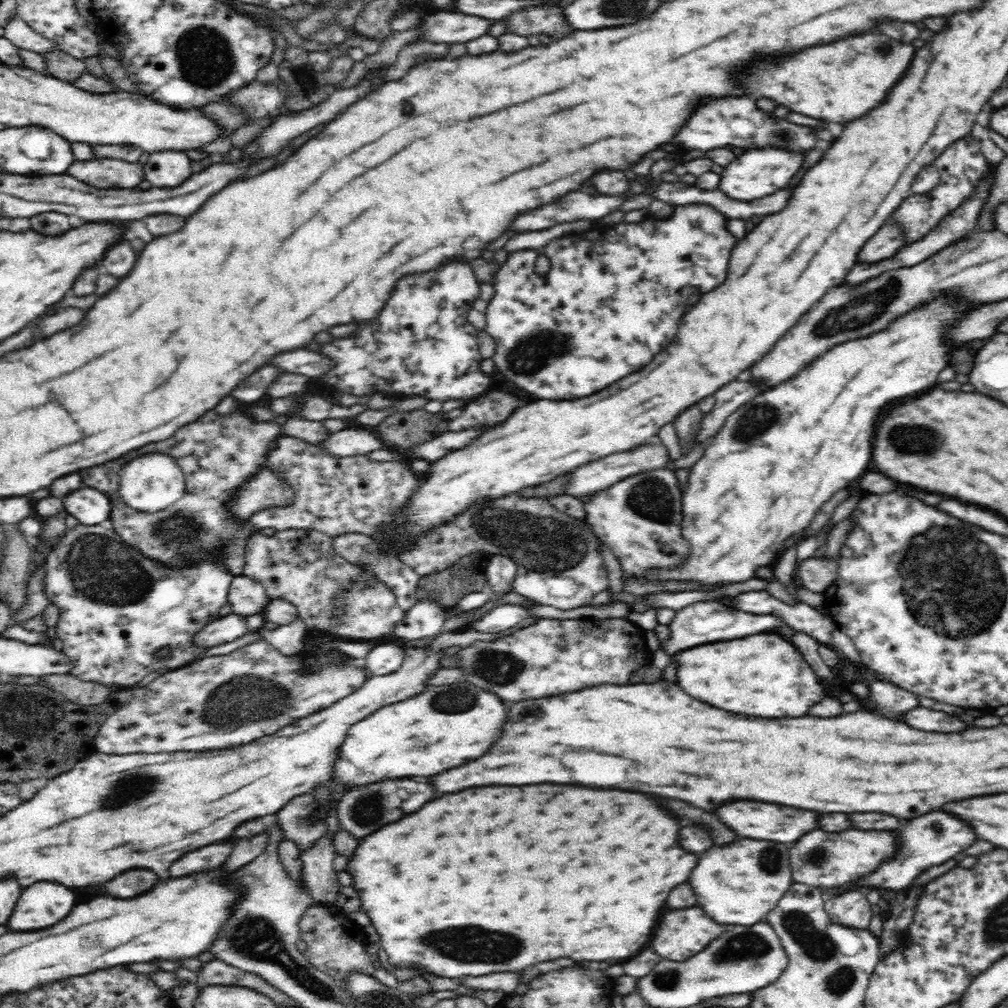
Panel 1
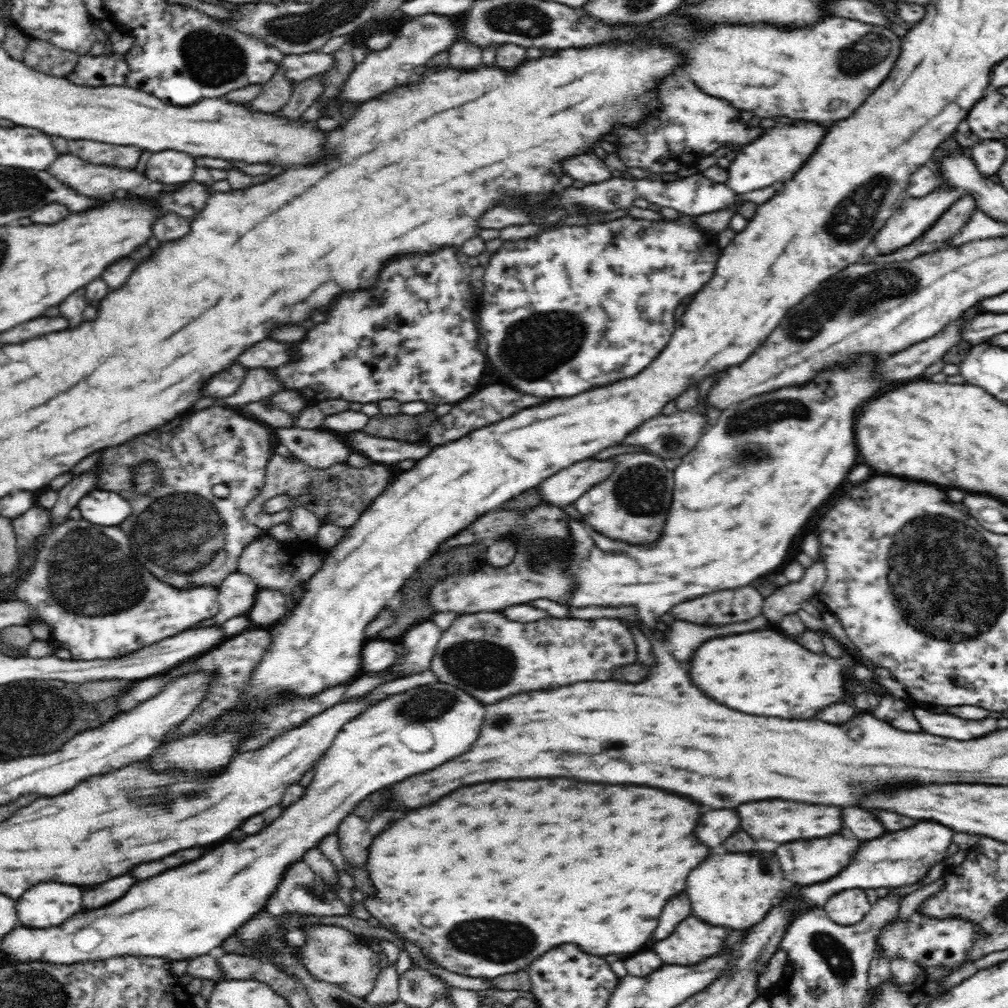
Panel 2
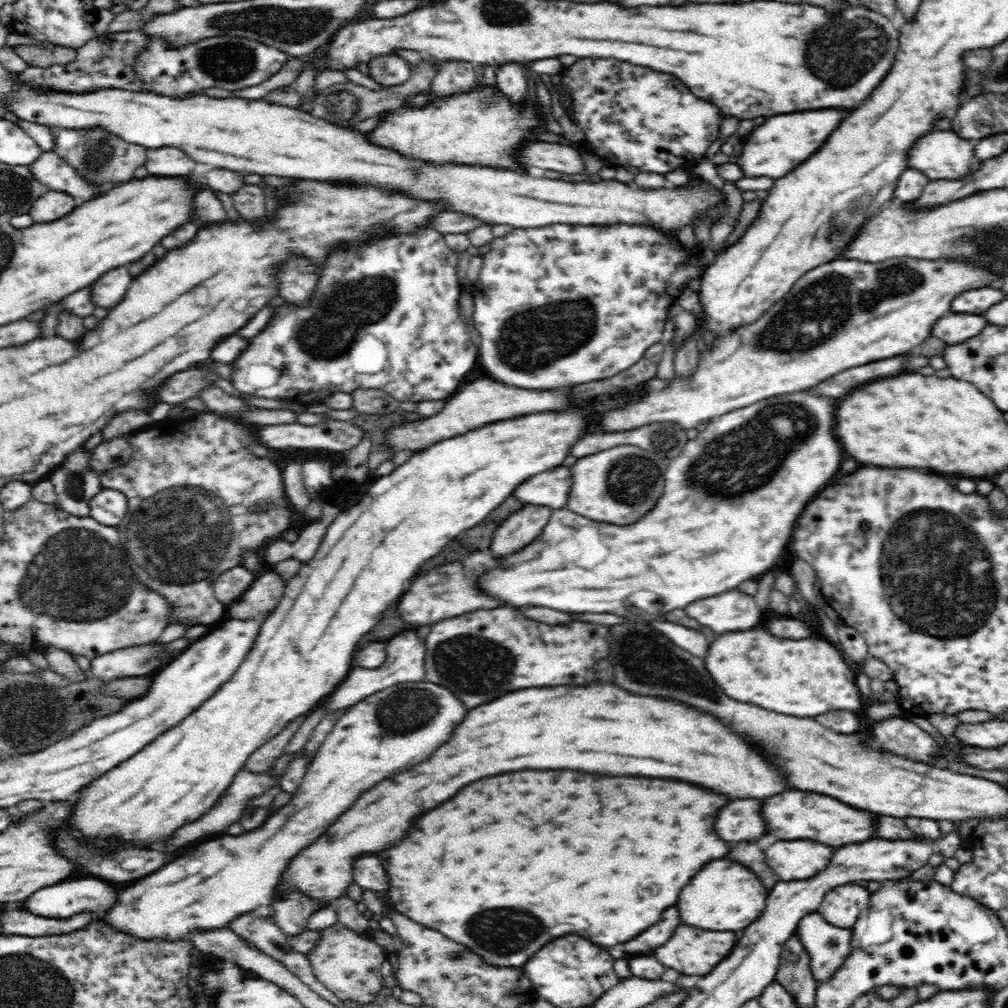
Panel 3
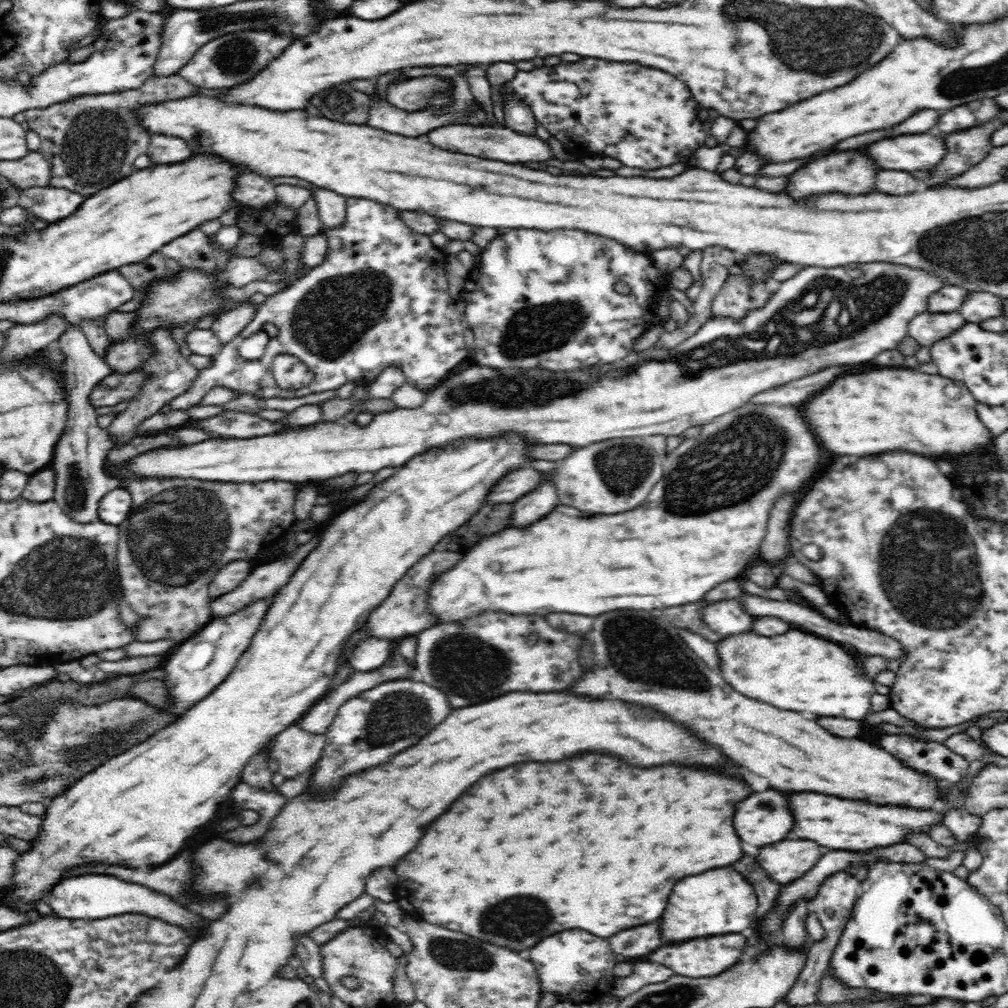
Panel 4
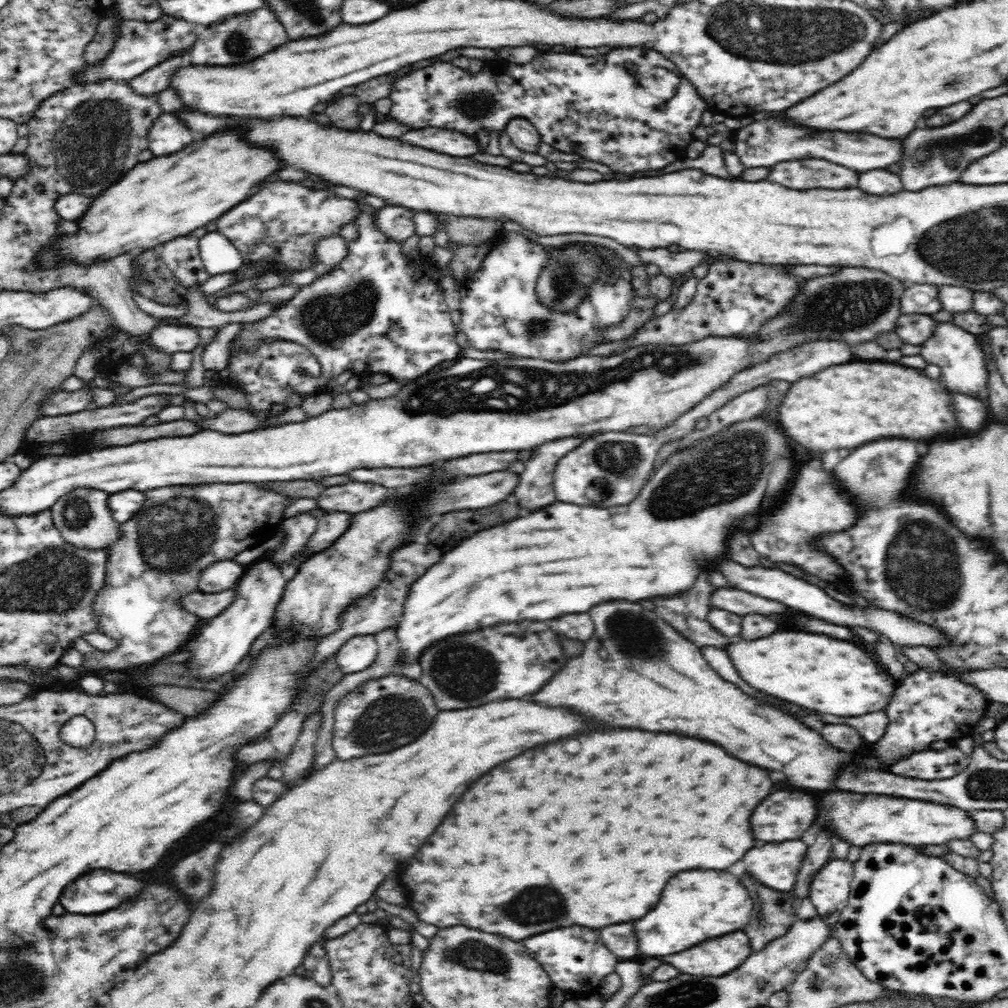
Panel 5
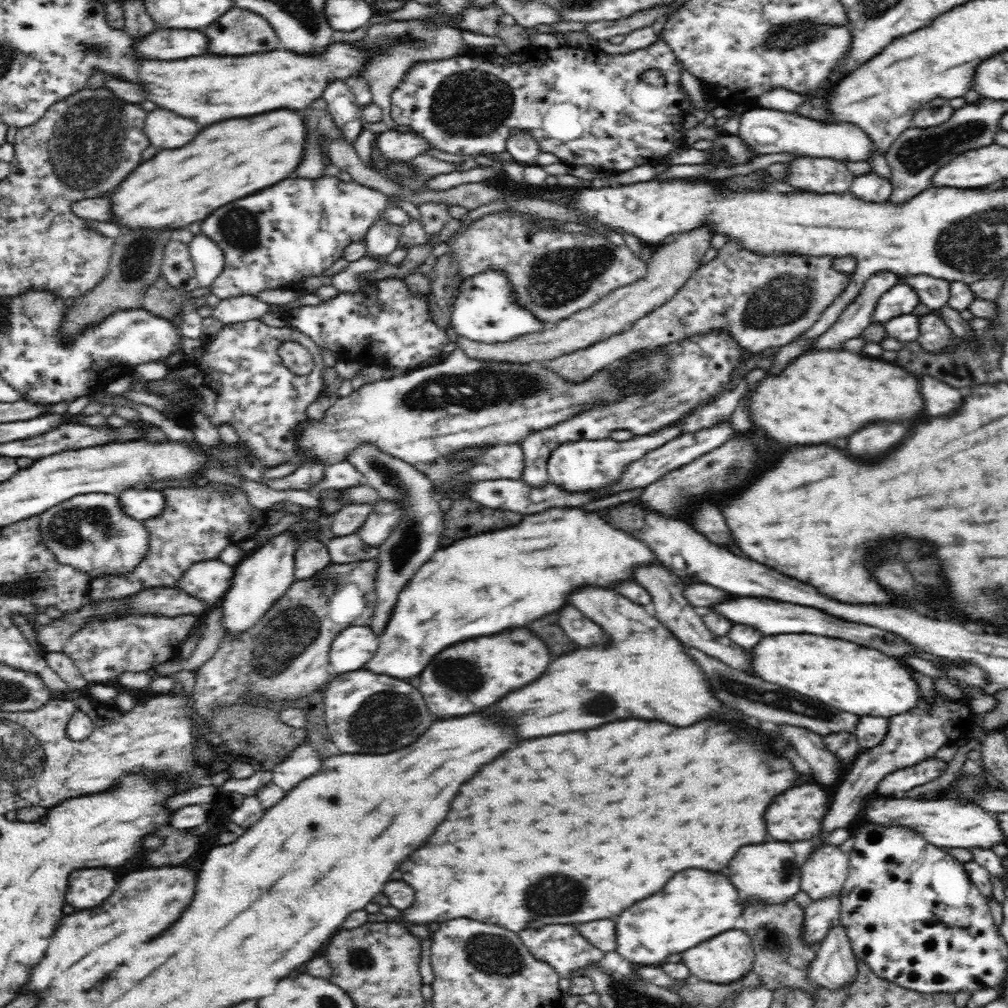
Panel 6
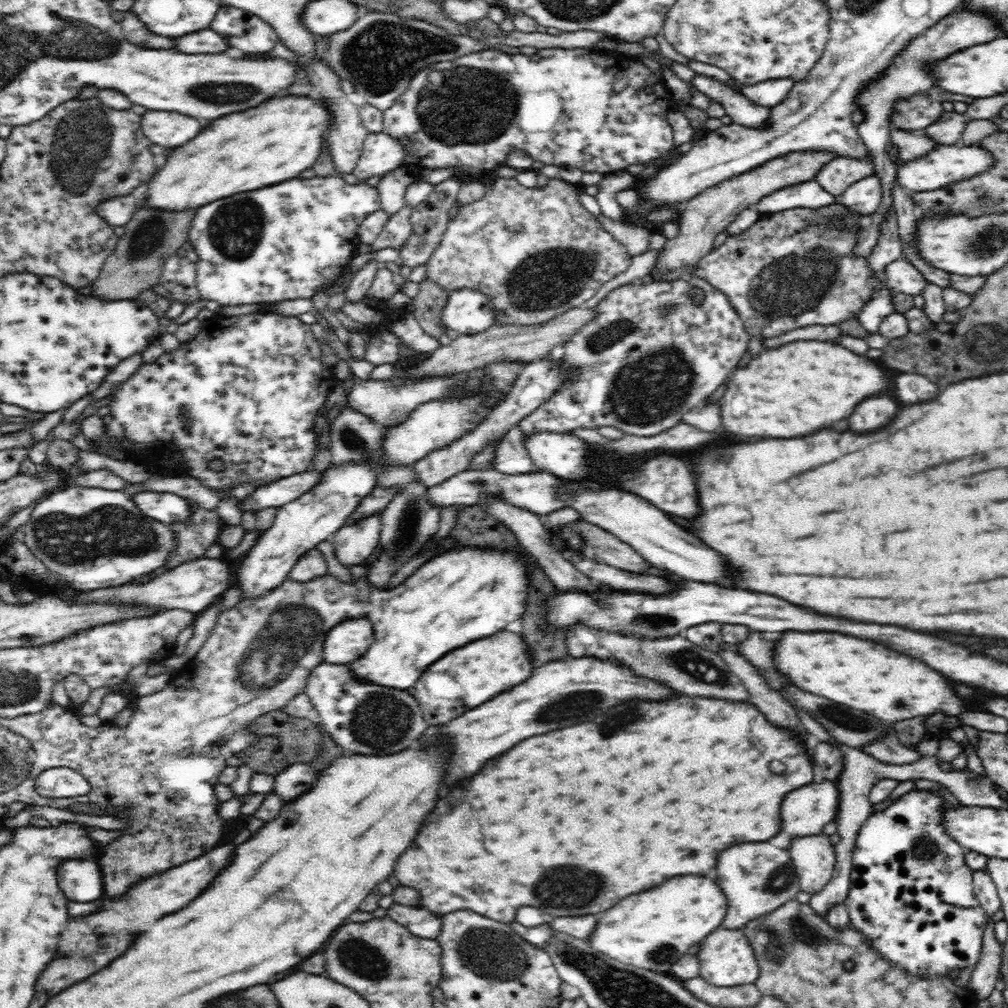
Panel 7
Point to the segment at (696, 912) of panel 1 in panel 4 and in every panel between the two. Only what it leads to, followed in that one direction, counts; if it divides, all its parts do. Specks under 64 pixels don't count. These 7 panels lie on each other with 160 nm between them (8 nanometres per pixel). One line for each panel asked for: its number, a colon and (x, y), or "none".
2: (693, 940)
3: (695, 952)
4: (706, 957)

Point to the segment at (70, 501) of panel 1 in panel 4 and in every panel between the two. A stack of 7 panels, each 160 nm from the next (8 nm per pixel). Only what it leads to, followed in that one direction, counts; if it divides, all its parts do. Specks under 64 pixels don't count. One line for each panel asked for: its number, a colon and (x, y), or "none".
2: (103, 508)
3: (108, 507)
4: (114, 507)

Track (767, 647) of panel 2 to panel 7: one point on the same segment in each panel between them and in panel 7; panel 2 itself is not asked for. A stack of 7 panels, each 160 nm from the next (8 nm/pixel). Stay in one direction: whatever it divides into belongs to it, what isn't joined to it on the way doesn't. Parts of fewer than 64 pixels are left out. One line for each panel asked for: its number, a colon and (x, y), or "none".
3: (806, 678)
4: (795, 671)
5: (831, 676)
6: (855, 679)
7: (859, 673)

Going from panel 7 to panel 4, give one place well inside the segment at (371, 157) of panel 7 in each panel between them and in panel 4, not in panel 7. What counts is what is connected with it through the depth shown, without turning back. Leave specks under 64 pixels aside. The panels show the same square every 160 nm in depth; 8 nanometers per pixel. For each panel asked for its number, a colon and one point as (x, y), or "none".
4: (493, 143)
5: (455, 143)
6: (396, 145)

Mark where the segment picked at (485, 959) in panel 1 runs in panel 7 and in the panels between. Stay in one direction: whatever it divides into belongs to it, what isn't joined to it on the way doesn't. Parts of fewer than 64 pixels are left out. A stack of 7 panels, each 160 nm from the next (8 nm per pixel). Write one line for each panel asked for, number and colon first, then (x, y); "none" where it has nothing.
2: (481, 893)
3: (549, 850)
4: (535, 848)
5: (588, 831)
6: (595, 821)
7: (571, 822)

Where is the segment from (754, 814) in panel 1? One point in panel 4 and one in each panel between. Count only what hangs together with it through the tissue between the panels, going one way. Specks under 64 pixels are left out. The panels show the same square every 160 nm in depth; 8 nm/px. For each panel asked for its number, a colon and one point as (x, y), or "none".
2: (782, 821)
3: (796, 815)
4: (840, 824)

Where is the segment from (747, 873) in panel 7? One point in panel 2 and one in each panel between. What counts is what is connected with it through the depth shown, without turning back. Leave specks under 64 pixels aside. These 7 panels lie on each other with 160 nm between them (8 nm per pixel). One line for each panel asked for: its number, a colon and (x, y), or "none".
2: (807, 862)
3: (796, 859)
4: (788, 860)
5: (776, 864)
6: (763, 866)

